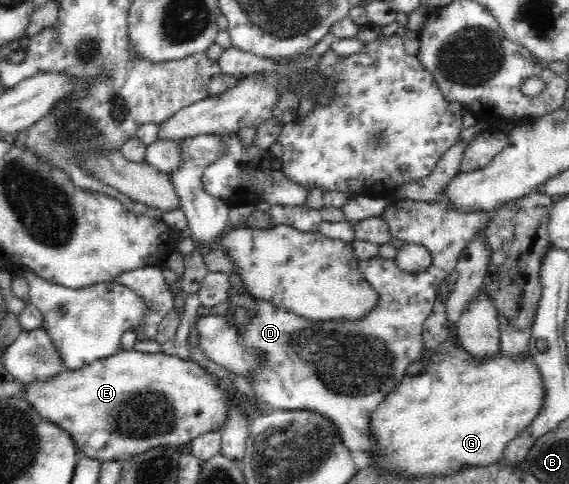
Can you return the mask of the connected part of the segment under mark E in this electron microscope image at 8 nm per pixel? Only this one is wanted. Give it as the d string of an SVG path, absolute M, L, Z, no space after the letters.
M125 349L106 359L93 361L80 369L56 374L46 381L33 381L27 384L26 392L19 395L32 405L42 419L65 429L75 442L80 456L102 462L128 460L162 443L186 447L205 433L219 433L232 409L241 409L250 423L250 416L253 414L248 409L252 410L254 406L248 407L247 404L251 400L239 399L236 394L234 387L221 387L209 371L192 359L182 359L162 352L146 353Z

